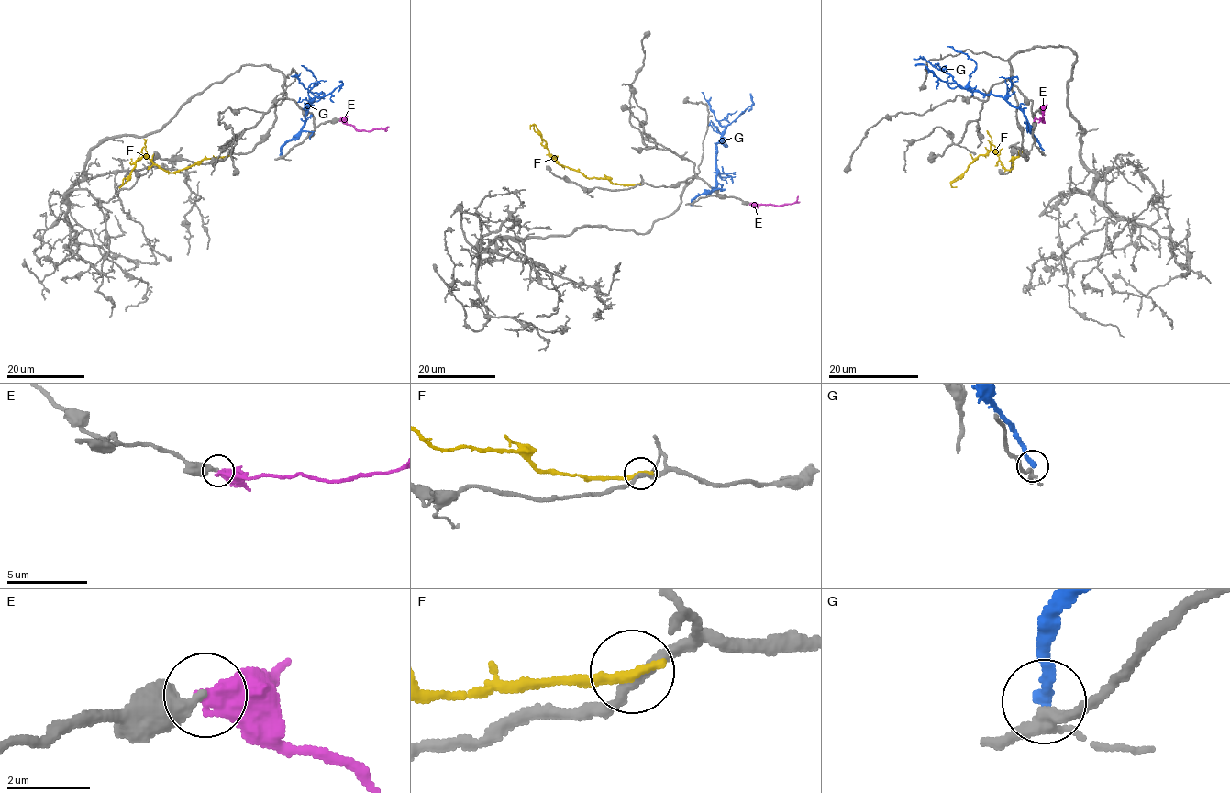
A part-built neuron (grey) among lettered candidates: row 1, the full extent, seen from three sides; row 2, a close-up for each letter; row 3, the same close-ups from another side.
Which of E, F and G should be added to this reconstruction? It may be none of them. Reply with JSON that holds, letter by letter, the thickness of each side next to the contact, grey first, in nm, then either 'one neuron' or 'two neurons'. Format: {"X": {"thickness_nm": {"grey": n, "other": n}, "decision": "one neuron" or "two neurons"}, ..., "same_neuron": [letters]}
{"E": {"thickness_nm": {"grey": 340, "other": 550}, "decision": "two neurons"}, "F": {"thickness_nm": {"grey": 240, "other": 280}, "decision": "two neurons"}, "G": {"thickness_nm": {"grey": 240, "other": 320}, "decision": "two neurons"}, "same_neuron": []}

